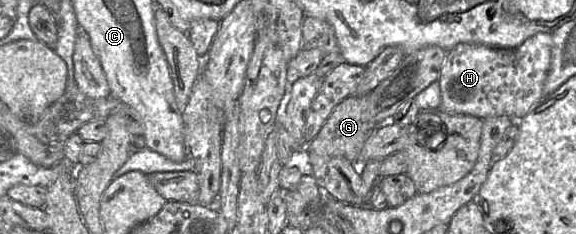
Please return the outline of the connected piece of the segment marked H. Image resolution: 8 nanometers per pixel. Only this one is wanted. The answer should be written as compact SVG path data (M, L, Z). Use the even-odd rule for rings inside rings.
M537 33L516 48L495 48L460 43L447 50L438 79L440 108L457 114L467 114L482 120L508 116L523 118L543 97L543 86L551 63L553 39L551 33Z

